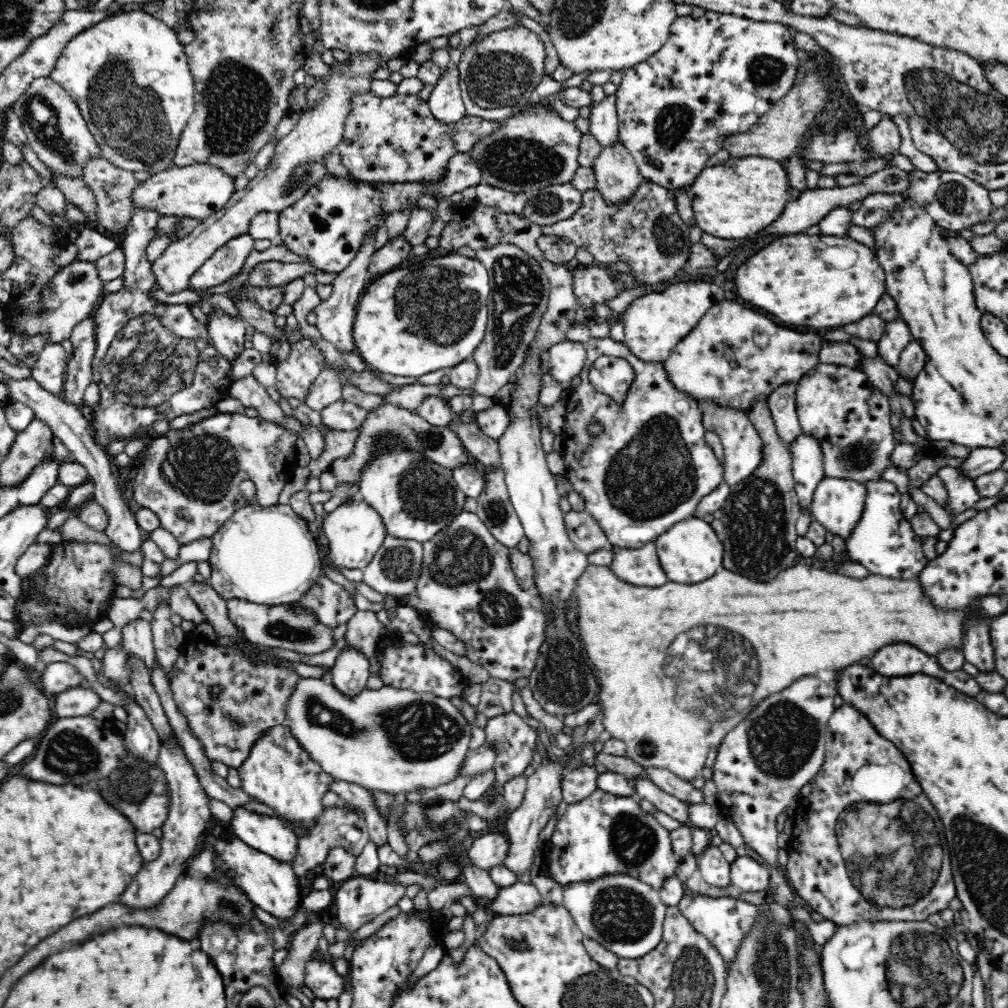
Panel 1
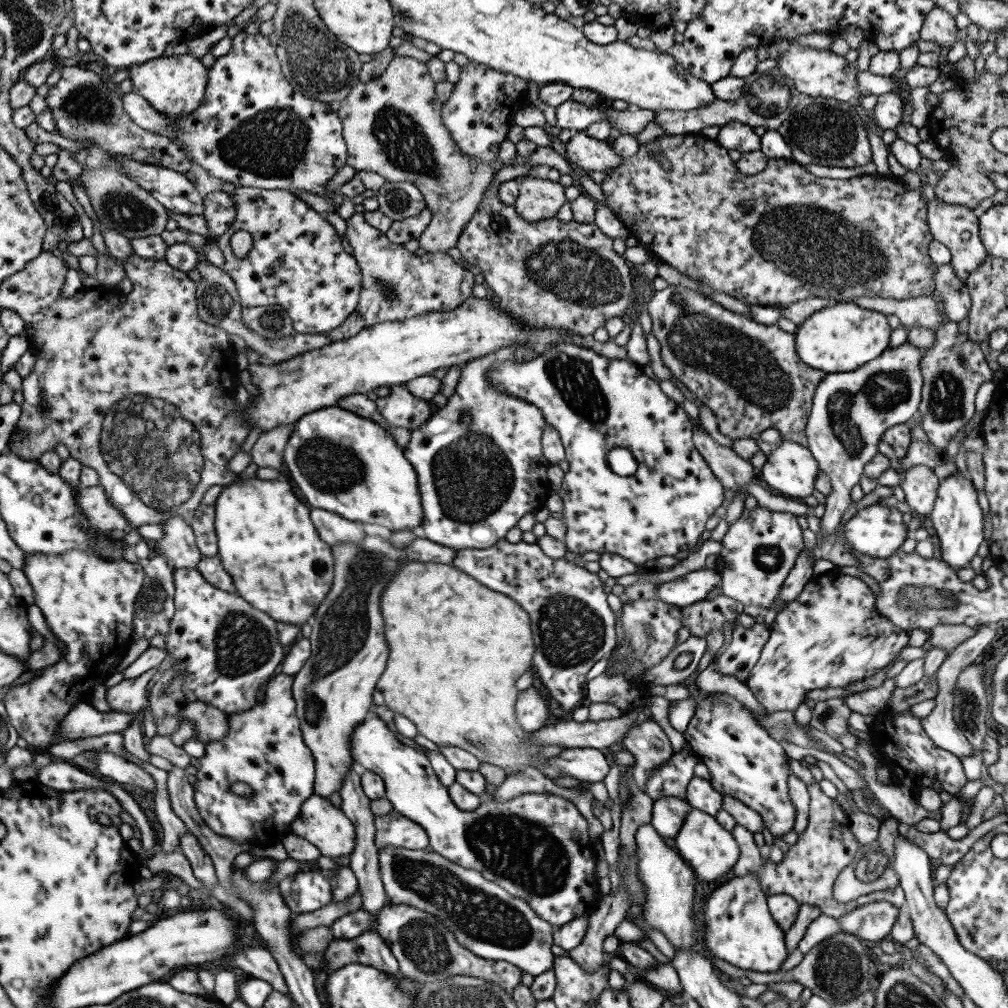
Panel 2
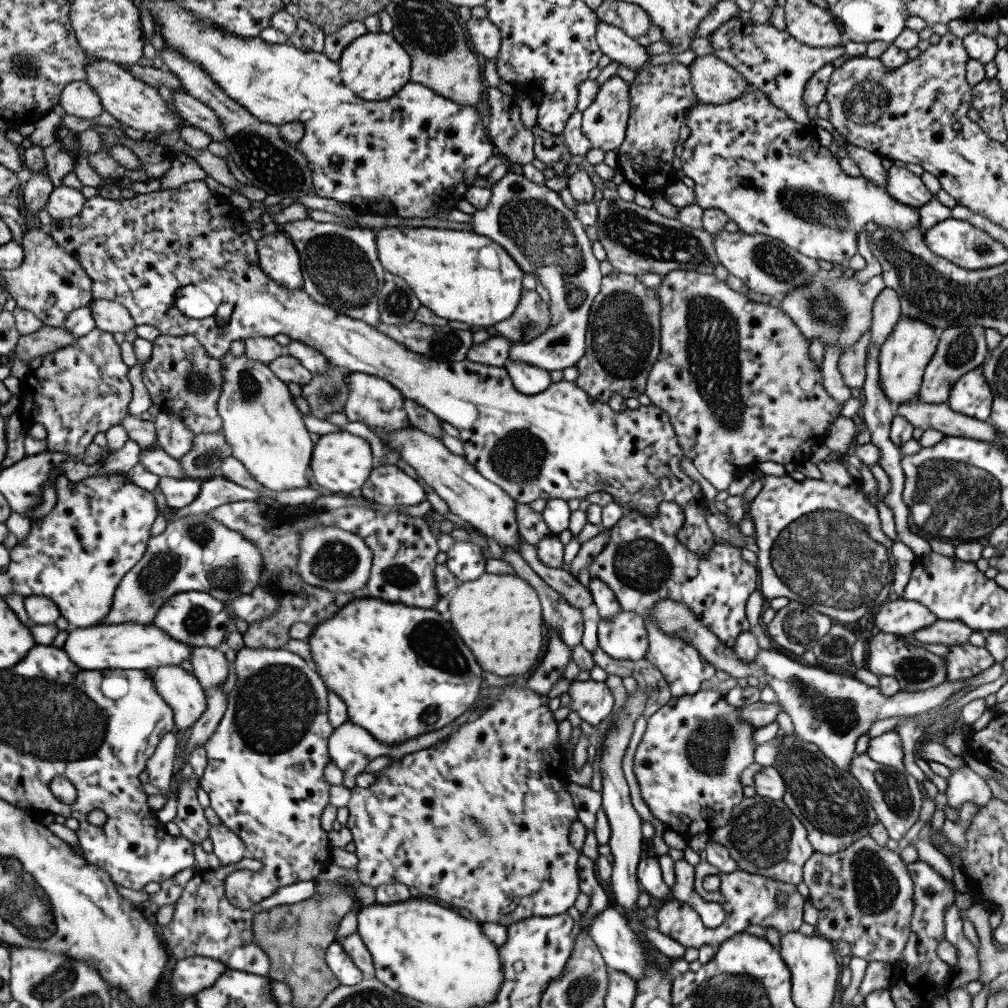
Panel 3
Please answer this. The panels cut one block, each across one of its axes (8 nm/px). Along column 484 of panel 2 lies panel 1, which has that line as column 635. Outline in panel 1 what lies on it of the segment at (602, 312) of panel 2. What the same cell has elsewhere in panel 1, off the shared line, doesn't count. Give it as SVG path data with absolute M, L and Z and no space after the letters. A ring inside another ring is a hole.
M643 178L638 184L632 200L621 204L609 204L603 199L602 193L596 188L583 192L580 208L570 218L554 224L540 226L542 235L552 235L570 239L576 248L585 248L594 256L596 264L614 264L623 262L630 267L628 273L640 287L648 290L656 289L661 283L671 284L680 280L679 271L688 268L688 259L691 253L690 226L682 220L676 210L672 191Z

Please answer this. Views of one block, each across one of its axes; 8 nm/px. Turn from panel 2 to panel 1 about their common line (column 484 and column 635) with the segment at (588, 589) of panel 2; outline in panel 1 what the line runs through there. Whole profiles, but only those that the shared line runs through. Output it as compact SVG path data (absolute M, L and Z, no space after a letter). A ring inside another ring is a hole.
M654 541L643 548L620 548L612 546L610 571L618 579L635 587L658 588L668 582L666 573L660 565Z

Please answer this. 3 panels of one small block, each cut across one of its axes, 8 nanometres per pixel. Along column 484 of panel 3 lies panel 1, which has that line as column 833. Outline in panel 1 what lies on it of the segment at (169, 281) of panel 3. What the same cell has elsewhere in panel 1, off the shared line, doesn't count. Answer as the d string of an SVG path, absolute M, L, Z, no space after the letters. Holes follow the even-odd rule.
M818 363L811 368L796 385L796 407L802 433L818 439L822 449L824 476L844 480L854 480L860 484L870 481L881 482L882 473L895 466L891 458L898 443L890 425L891 405L880 389L877 389L864 371Z

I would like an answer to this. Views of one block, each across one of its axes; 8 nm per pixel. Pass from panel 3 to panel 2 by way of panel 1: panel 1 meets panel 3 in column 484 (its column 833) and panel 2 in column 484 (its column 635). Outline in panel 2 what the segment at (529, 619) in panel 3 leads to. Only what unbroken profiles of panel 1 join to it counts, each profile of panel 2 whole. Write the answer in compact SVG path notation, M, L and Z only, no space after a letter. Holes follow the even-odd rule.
M411 561L411 563L401 565L393 573L391 580L387 582L385 590L379 596L379 610L381 610L383 620L385 620L385 642L387 642L387 650L389 652L387 652L387 664L381 671L374 689L383 696L384 704L387 708L409 719L416 726L417 733L425 736L427 740L431 740L437 747L455 746L456 748L461 748L473 754L480 762L488 762L488 764L499 766L506 774L518 774L527 765L531 764L533 771L540 772L545 779L552 780L563 777L546 768L546 760L550 760L550 758L536 758L539 747L529 743L531 732L523 732L523 728L515 722L515 697L518 695L517 690L515 690L515 681L524 671L529 670L532 665L531 657L533 657L534 651L529 616L519 604L500 592L484 587L477 580L472 579L463 571L459 571L453 565Z

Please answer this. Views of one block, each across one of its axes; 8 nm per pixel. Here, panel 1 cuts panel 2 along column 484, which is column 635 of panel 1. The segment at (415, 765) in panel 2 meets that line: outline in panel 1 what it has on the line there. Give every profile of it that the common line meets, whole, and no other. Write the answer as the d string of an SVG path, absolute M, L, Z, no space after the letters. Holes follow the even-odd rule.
M599 789L585 800L568 805L544 855L549 878L563 890L570 884L594 882L604 876L630 875L659 892L666 880L674 878L681 860L673 851L668 830L640 808L636 797L612 795Z

